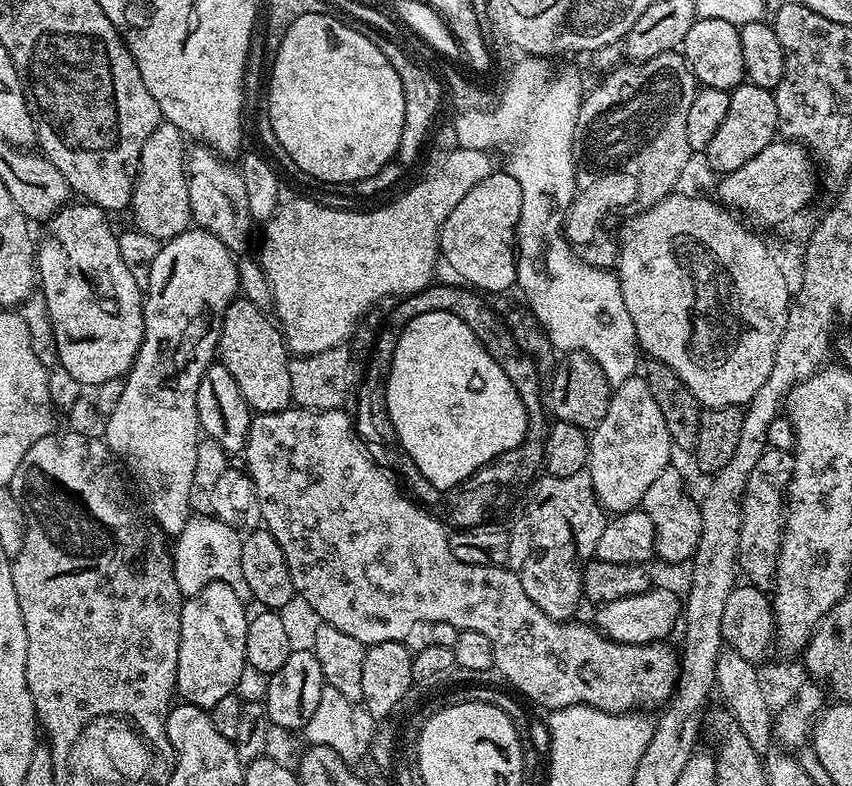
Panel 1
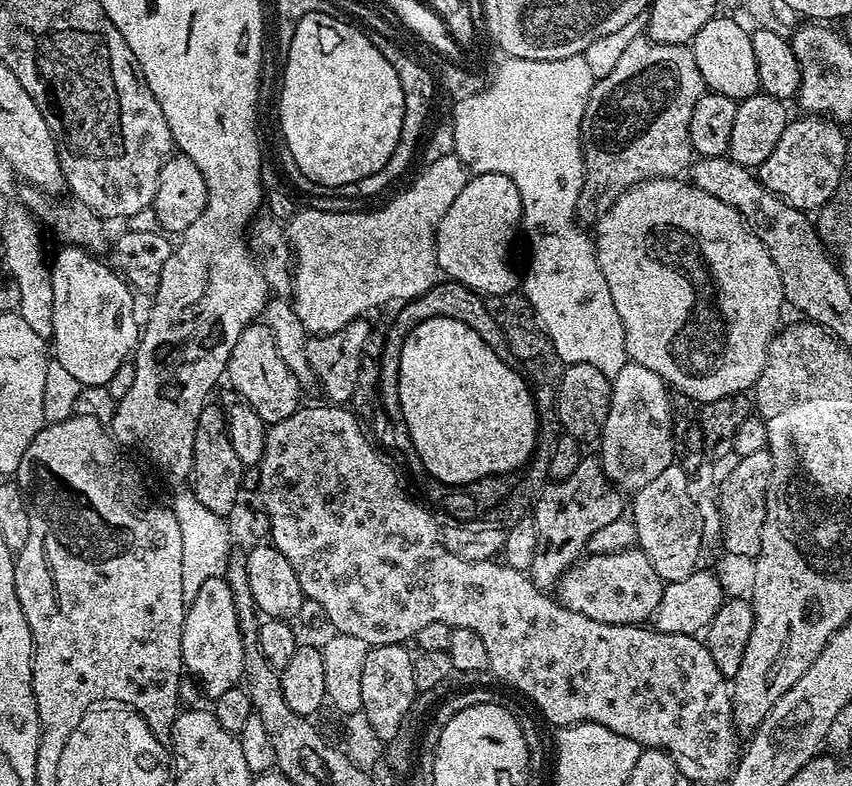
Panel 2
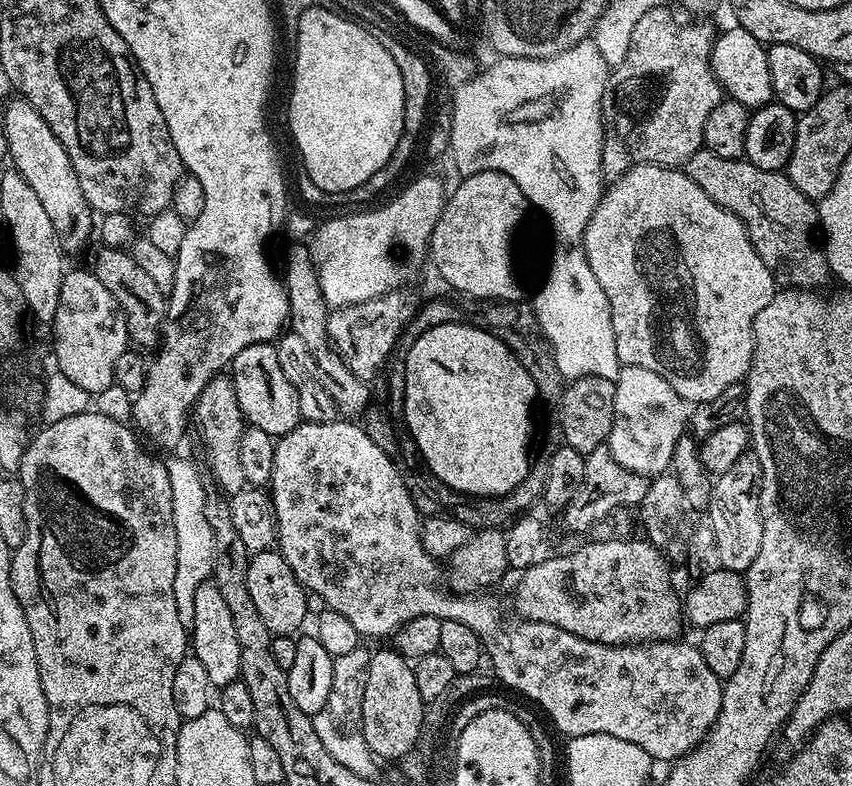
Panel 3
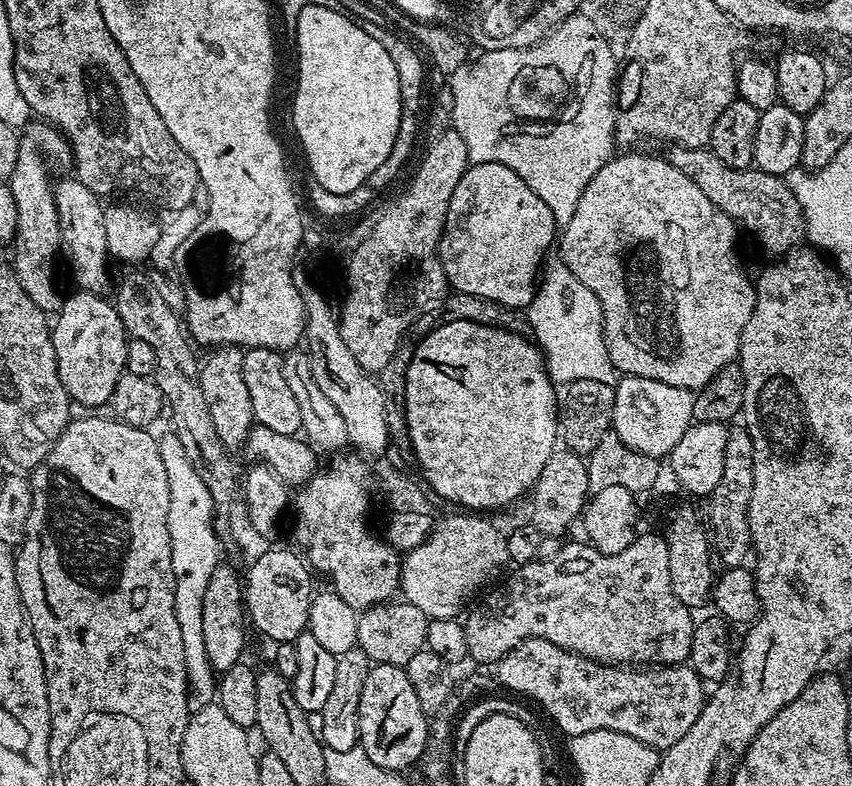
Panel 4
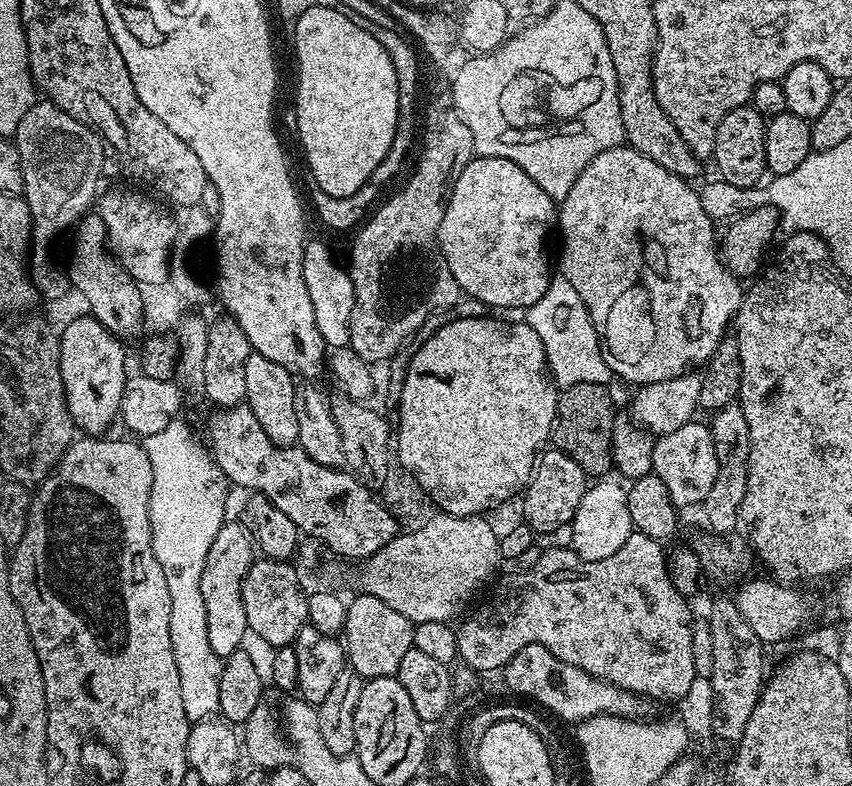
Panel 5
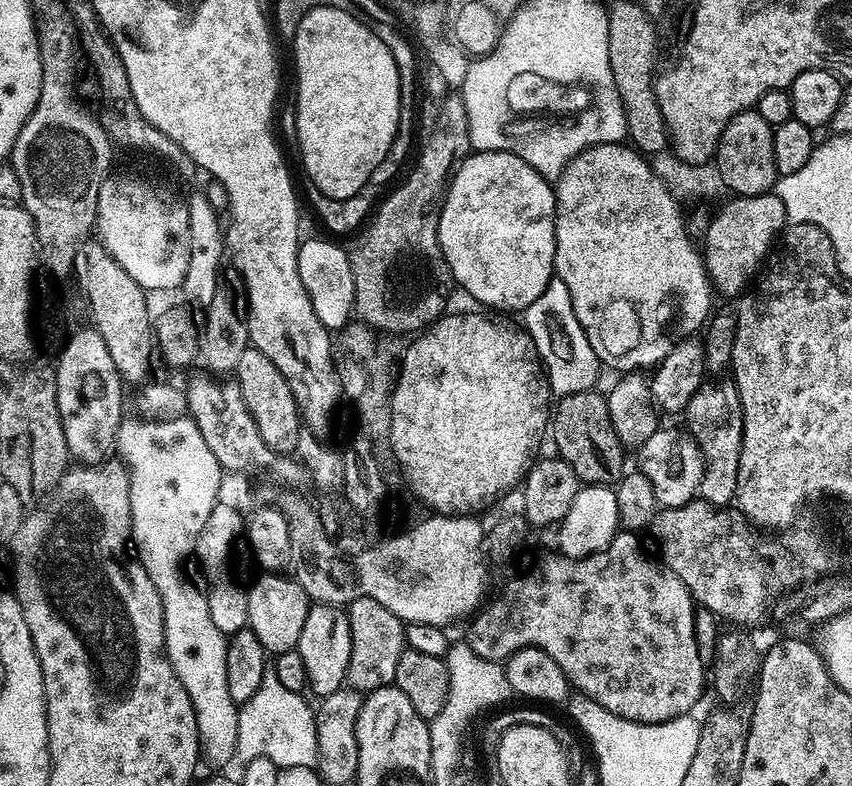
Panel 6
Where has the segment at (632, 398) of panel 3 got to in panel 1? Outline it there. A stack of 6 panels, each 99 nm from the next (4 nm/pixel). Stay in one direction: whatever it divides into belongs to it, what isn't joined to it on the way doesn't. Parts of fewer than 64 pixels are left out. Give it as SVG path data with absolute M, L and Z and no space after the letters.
M637 374L615 385L610 410L606 410L606 418L602 418L599 426L591 429L588 441L586 471L596 491L596 499L605 513L617 514L639 509L643 495L653 485L654 478L658 478L658 474L673 463L672 450L674 443L666 420L645 377Z

